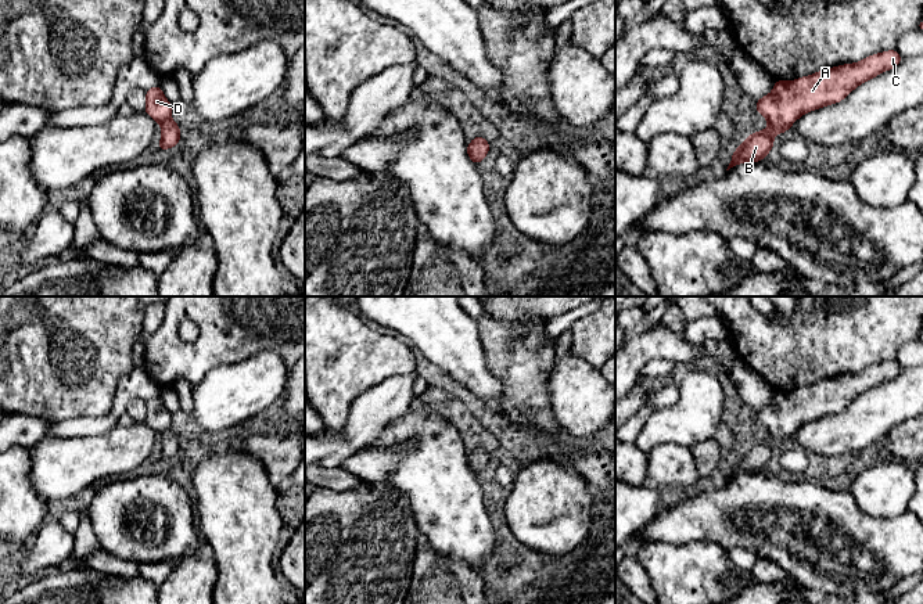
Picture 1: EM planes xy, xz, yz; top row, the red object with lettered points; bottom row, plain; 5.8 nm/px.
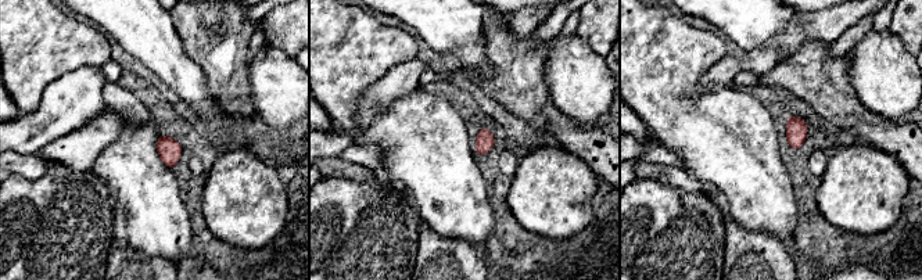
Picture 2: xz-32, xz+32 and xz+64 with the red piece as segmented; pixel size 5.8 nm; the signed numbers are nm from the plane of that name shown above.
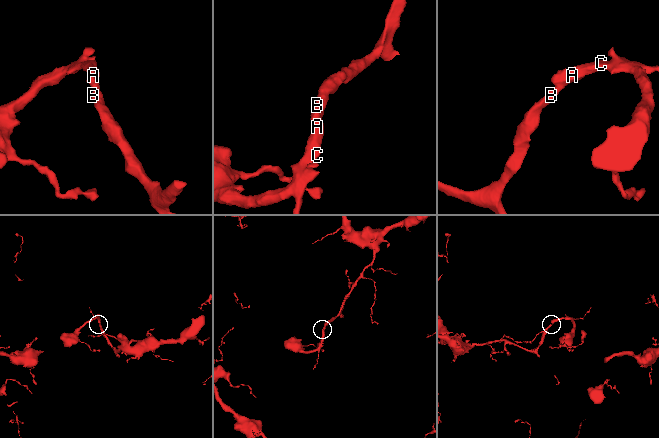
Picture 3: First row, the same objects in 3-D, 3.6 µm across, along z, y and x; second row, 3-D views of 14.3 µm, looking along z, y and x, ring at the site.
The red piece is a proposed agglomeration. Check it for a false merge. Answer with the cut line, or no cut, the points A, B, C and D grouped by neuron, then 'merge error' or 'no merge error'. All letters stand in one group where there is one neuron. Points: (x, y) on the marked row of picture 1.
cut none; groups A B C D; no merge error

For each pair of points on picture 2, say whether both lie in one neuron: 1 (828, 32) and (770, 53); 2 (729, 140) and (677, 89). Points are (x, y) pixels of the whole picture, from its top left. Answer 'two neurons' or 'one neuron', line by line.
1: one neuron
2: one neuron

